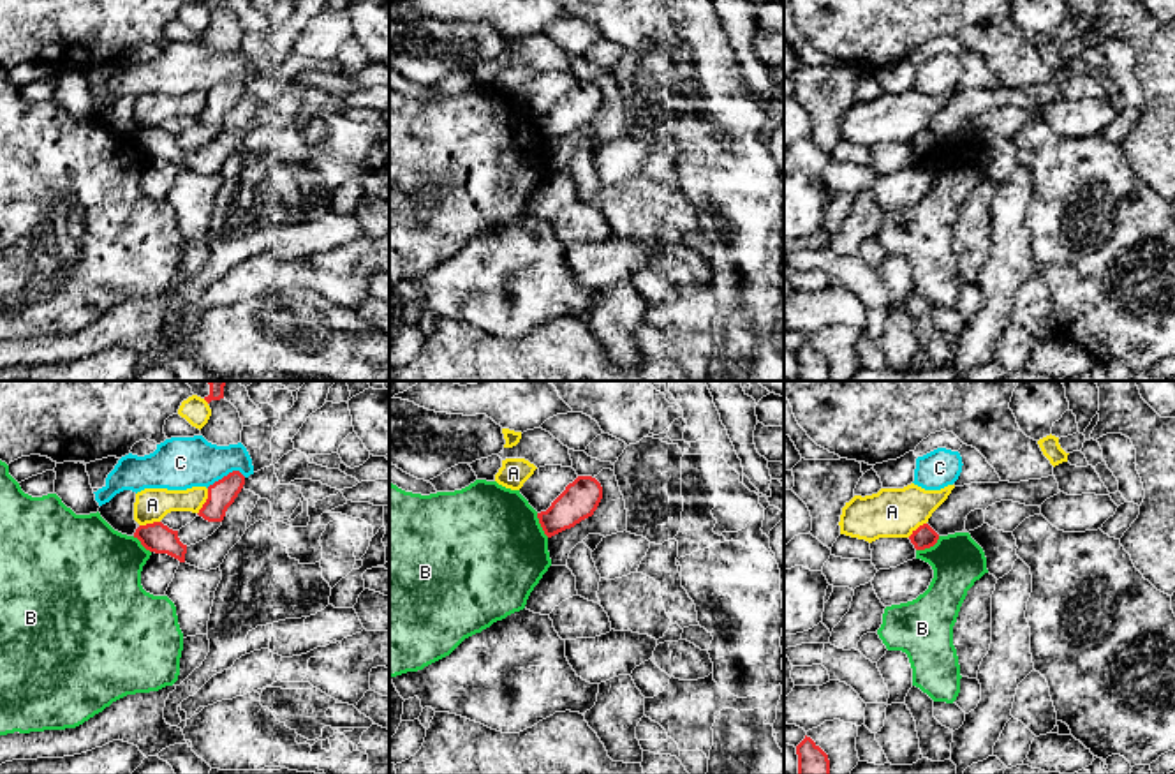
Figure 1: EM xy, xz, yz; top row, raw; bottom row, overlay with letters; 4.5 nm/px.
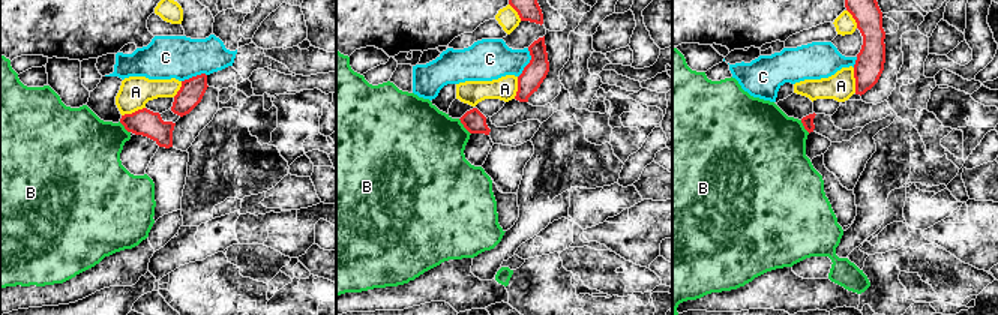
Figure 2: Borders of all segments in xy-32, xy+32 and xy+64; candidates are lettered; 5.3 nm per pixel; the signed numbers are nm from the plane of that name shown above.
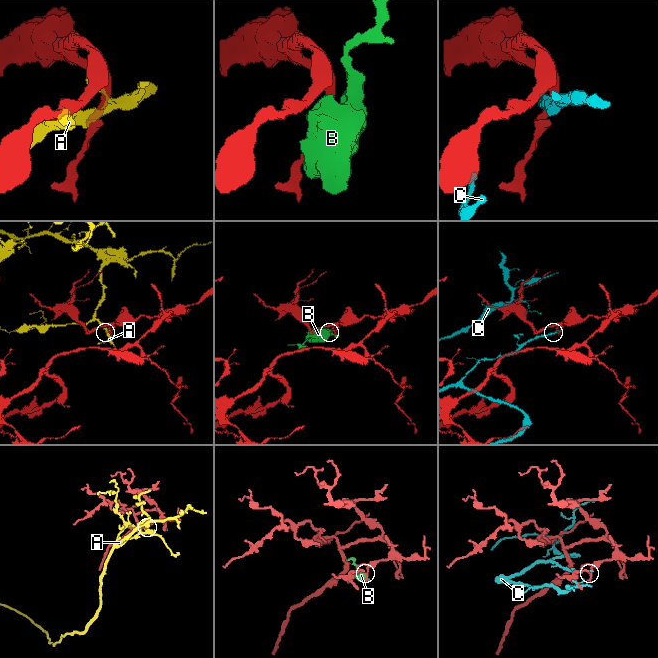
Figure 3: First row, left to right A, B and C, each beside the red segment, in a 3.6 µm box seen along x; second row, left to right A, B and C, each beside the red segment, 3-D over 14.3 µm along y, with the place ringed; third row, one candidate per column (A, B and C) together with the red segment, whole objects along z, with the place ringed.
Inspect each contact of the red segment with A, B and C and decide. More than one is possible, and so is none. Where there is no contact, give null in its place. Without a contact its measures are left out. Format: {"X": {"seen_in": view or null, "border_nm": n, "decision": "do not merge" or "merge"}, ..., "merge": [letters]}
{"A": {"seen_in": "xy", "border_nm": 130, "decision": "do not merge"}, "B": {"seen_in": "yz", "border_nm": 130, "decision": "do not merge"}, "C": {"seen_in": "xy", "border_nm": 190, "decision": "do not merge"}, "merge": []}

